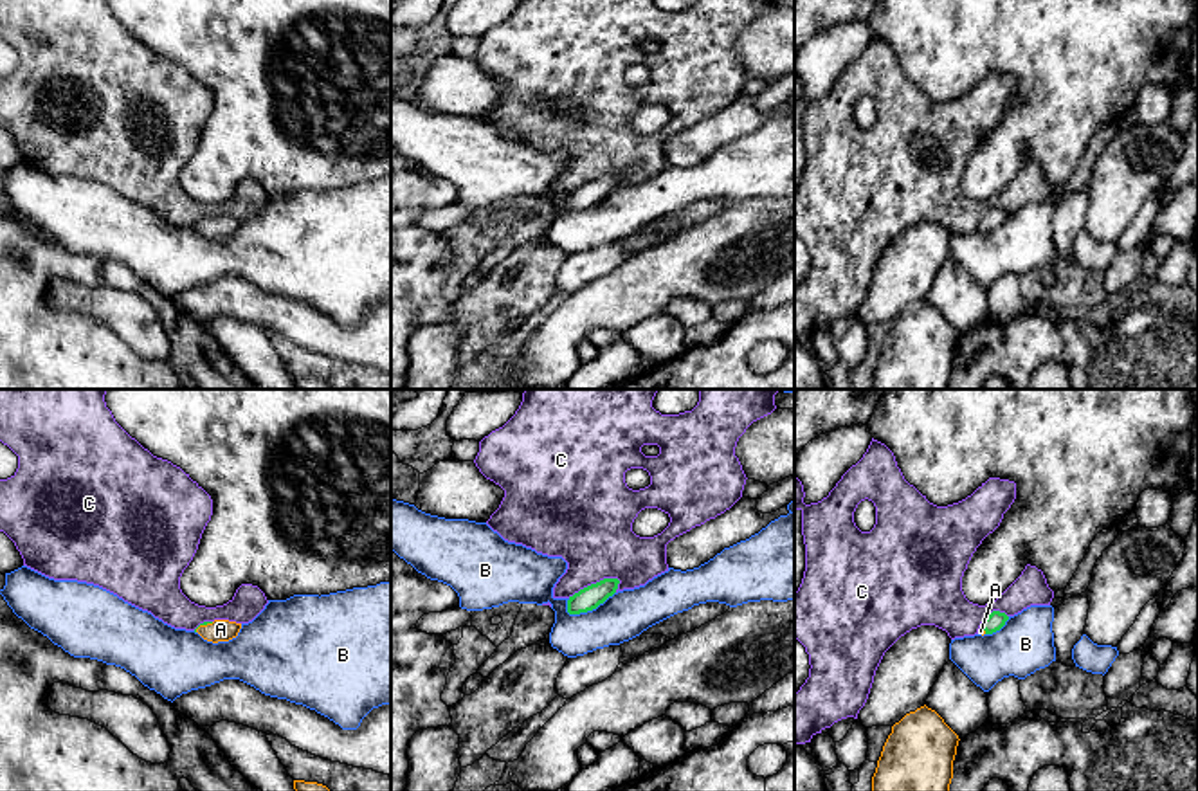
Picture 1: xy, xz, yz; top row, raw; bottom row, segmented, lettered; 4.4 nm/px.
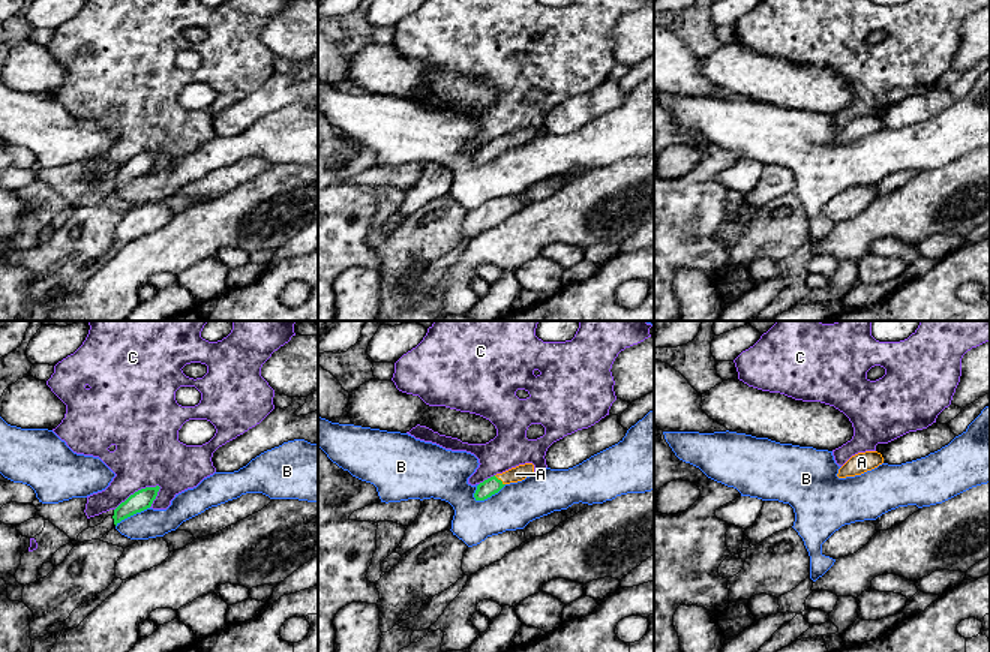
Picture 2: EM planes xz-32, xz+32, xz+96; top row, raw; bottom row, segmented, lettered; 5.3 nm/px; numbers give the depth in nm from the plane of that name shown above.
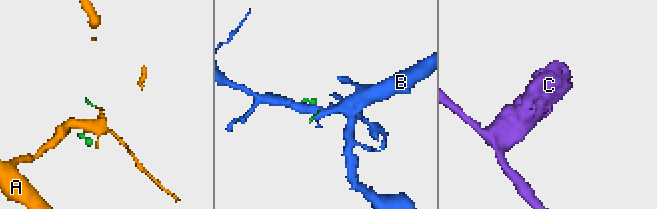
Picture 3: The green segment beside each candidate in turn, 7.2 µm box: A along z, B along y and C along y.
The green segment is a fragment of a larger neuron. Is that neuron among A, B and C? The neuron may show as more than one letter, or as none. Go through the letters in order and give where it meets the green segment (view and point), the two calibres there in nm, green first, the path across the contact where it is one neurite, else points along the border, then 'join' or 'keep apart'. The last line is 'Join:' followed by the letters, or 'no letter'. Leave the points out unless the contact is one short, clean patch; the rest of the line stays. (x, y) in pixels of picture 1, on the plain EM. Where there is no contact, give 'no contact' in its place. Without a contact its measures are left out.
A: xy (204, 220) | 20/100 nm | join
B: xz (589, 206) | 110/220 nm | along xz (615, 188), (591, 206), (566, 208) | keep apart
C: xz (593, 181) | 110/360 nm | keep apart
Join: A

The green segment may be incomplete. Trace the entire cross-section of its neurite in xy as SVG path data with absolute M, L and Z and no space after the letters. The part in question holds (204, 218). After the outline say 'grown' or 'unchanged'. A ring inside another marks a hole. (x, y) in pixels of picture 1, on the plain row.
M214 216L200 220L195 229L198 229L204 236L218 240L229 238L238 232L241 220L229 216Z; grown

